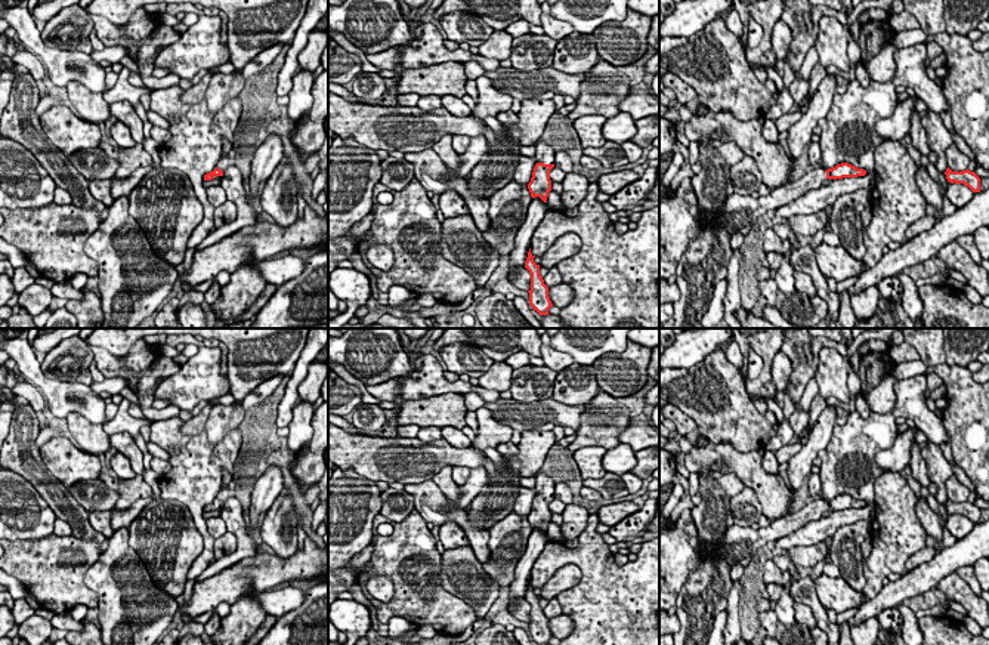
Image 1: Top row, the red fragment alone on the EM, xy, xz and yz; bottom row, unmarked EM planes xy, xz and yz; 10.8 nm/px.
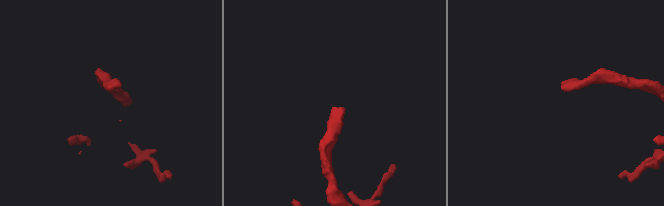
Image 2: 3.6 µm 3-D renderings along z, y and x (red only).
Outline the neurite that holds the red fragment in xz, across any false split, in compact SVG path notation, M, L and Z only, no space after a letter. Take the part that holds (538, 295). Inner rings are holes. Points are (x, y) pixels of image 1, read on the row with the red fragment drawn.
M531 249L528 251L528 257L525 262L525 268L531 274L531 290L529 293L529 305L537 311L540 315L548 315L548 309L553 306L548 297L548 287L544 284L543 277L540 275L540 265L534 262L534 254Z

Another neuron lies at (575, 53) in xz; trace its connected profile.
M572 31L557 40L551 68L566 74L585 74L600 58L596 49L593 34Z

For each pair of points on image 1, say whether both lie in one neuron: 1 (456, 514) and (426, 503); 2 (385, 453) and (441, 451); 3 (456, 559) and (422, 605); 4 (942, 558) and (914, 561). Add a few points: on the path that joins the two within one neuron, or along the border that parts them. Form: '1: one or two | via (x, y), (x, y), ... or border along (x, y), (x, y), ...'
1: one | via (448, 514), (433, 506)
2: one | via (398, 454), (427, 454)
3: two | border along (441, 555), (441, 585), (466, 602)
4: two | border along (936, 552), (929, 561), (908, 571)

